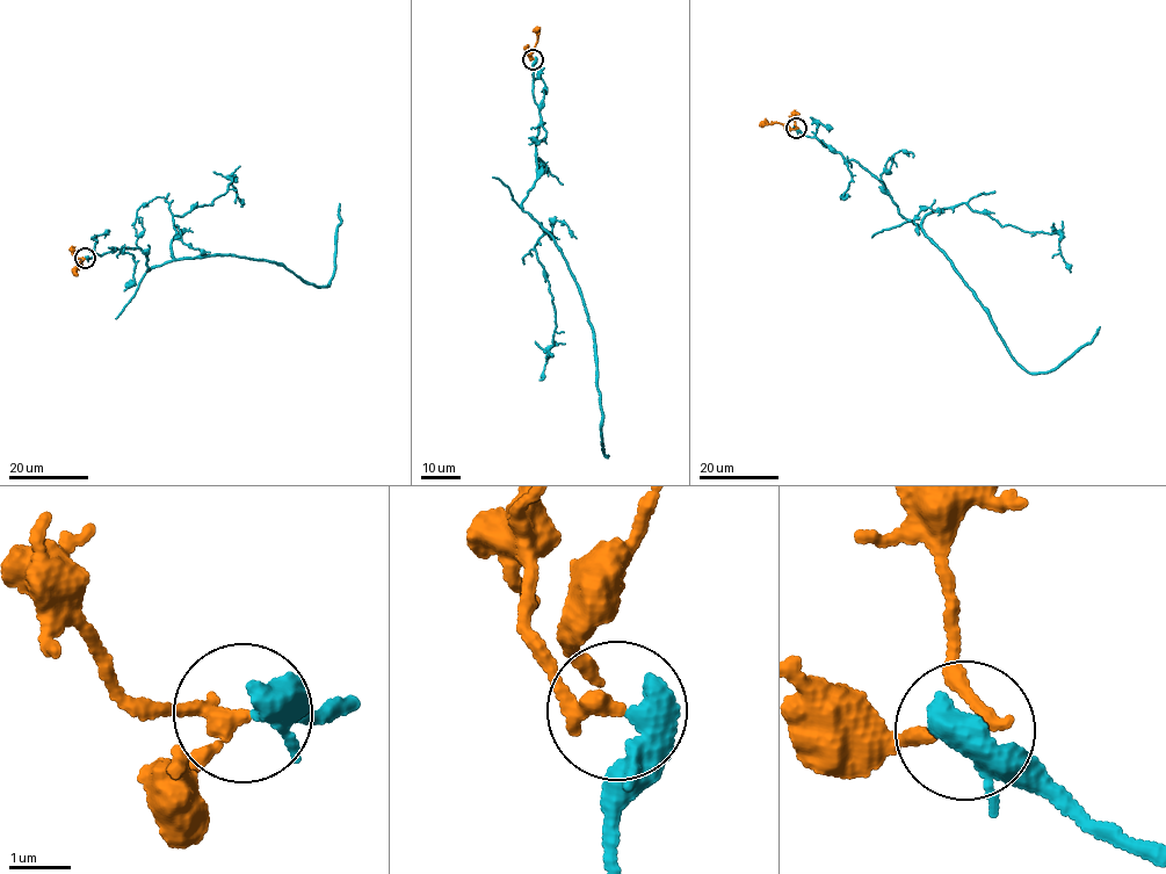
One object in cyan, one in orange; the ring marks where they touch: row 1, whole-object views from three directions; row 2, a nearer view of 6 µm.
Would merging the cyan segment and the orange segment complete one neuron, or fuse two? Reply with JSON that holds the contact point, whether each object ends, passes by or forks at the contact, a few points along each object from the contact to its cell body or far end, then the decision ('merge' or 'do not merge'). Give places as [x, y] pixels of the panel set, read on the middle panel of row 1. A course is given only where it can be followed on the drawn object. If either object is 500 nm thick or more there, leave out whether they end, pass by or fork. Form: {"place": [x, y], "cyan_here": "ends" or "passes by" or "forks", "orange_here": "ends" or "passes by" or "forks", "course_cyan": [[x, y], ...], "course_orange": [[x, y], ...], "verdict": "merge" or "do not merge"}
{"place": [533, 59], "cyan_here": "passes by", "orange_here": "passes by", "course_cyan": [[533, 59], [537, 175], [522, 209], [551, 237], [577, 283], [594, 339], [609, 456]], "course_orange": [[533, 59], [530, 52], [540, 29]], "verdict": "merge"}

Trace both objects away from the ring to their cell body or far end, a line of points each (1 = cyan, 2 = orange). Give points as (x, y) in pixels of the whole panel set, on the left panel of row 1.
1: (85, 259), (137, 247), (147, 269), (233, 253), (277, 262), (326, 286), (335, 272), (340, 203)
2: (85, 259), (75, 271), (78, 275)

